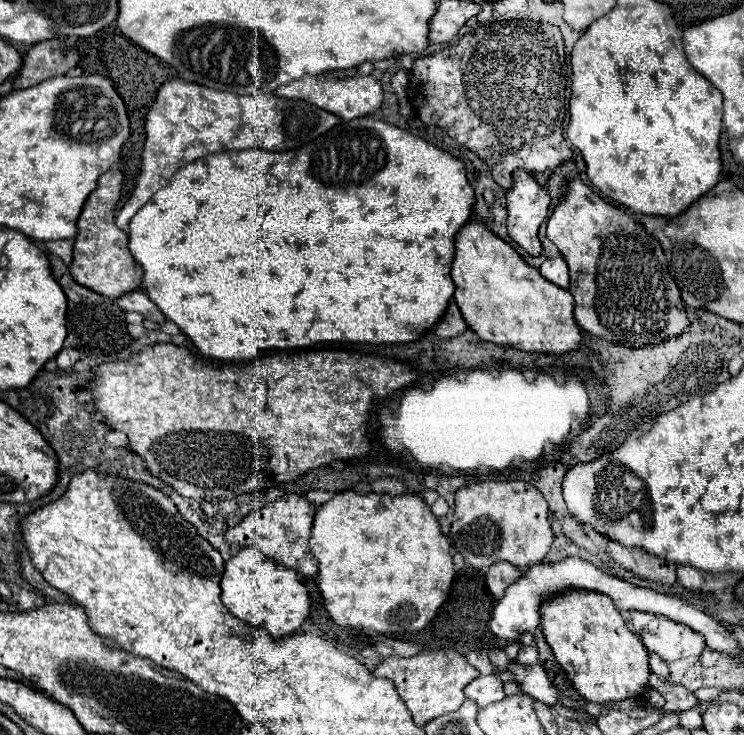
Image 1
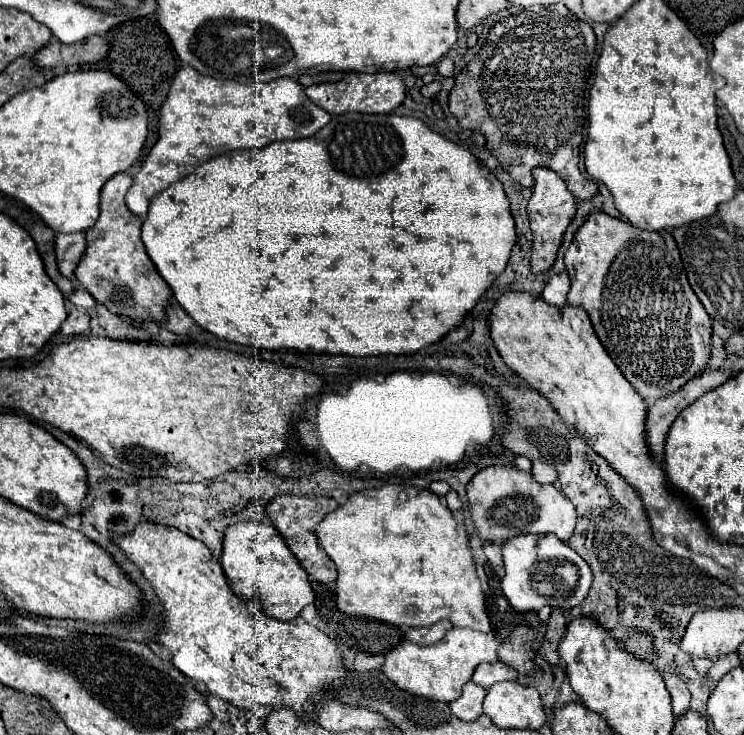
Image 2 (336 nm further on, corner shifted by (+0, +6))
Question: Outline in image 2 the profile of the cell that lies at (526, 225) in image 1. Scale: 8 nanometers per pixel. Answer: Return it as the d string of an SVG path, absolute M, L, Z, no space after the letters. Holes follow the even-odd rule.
M540 166L532 170L534 176L534 192L532 198L528 200L528 218L530 218L530 230L532 230L532 272L540 274L546 272L554 260L556 260L556 252L560 248L562 242L562 234L566 230L566 226L570 224L574 212L576 212L576 198L570 194L570 190L566 188L566 182L552 170Z

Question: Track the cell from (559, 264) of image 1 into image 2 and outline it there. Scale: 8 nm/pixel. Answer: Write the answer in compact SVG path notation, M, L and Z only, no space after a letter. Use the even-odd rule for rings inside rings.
M560 272L560 274L554 274L550 276L550 280L546 282L544 286L544 294L542 298L548 302L548 304L566 304L566 294L570 290L570 278L566 272Z

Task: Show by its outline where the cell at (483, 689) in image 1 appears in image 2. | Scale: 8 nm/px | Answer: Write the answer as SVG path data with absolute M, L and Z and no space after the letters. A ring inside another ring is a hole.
M496 660L496 662L484 662L474 670L472 680L482 686L482 688L490 688L496 682L504 682L504 680L516 680L516 670L510 668L508 664Z

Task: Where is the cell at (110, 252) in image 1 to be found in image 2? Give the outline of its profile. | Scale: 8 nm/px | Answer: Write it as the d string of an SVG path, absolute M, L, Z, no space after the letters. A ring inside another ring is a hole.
M118 172L104 184L100 194L100 218L86 232L88 246L76 266L74 276L94 296L94 300L104 304L110 312L122 318L130 316L142 322L158 322L164 318L164 306L170 302L172 290L156 272L154 262L146 254L140 240L142 220L124 204L130 184L132 176L126 172Z

